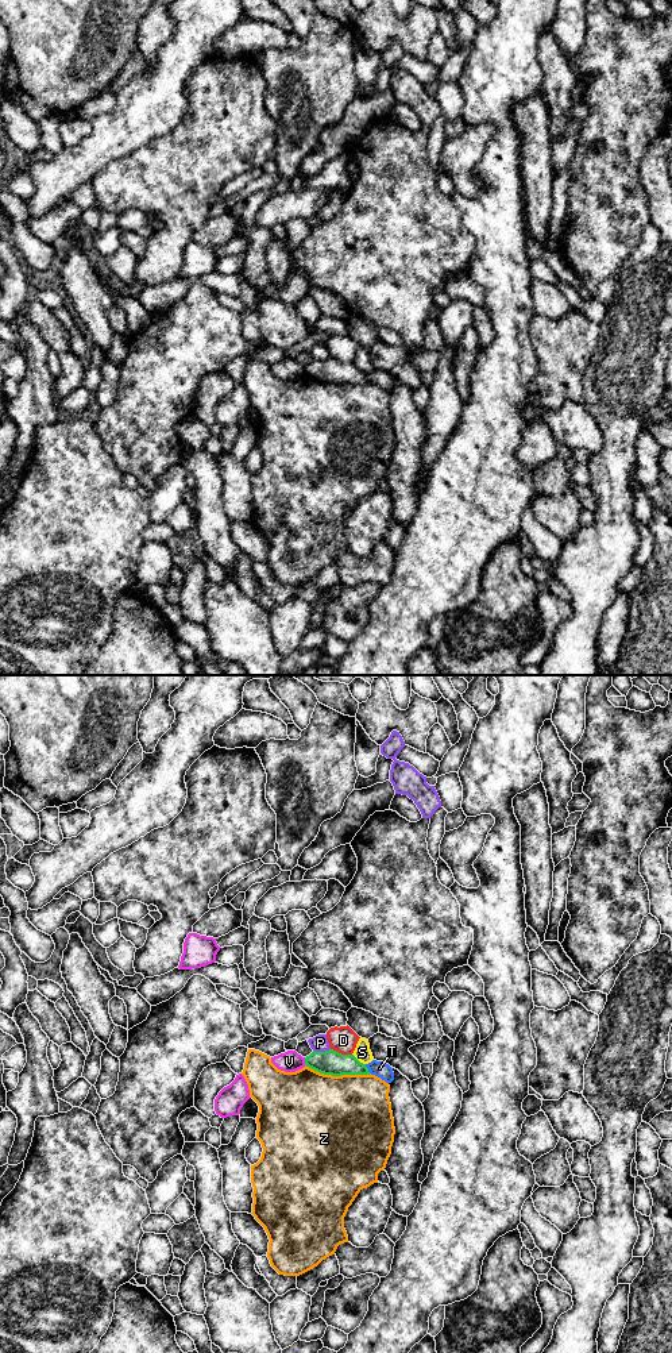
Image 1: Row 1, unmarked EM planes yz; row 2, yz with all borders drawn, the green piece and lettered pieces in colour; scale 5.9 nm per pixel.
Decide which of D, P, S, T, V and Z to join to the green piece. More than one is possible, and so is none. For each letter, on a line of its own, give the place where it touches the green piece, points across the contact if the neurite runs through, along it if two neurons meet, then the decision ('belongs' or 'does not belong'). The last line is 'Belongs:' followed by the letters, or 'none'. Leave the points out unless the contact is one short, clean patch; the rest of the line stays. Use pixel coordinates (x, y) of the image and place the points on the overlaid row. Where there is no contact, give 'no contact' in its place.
D: contact yz (340, 1053); border yz (331, 1048), (351, 1055); does not belong
P: contact yz (321, 1052); does not belong
S: contact yz (358, 1060); border yz (352, 1053), (365, 1064); does not belong
T: contact yz (367, 1068); does not belong
V: contact yz (305, 1062); border yz (304, 1057), (306, 1064); does not belong
Z: contact yz (338, 1075); does not belong
Belongs: none

